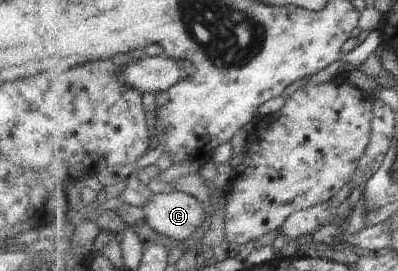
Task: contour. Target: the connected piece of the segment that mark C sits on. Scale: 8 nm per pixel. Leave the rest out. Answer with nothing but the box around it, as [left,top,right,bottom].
[143,192,206,241]

